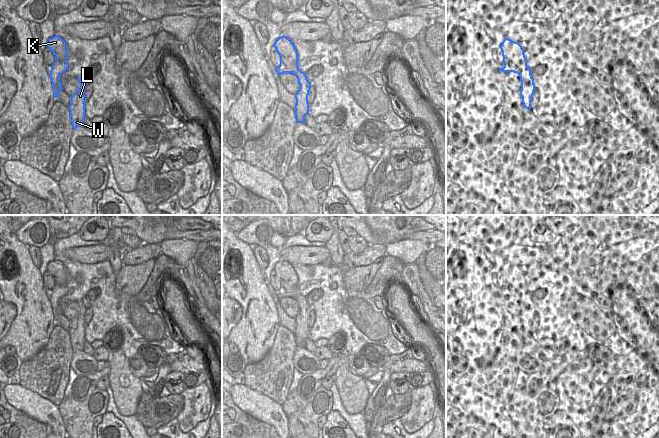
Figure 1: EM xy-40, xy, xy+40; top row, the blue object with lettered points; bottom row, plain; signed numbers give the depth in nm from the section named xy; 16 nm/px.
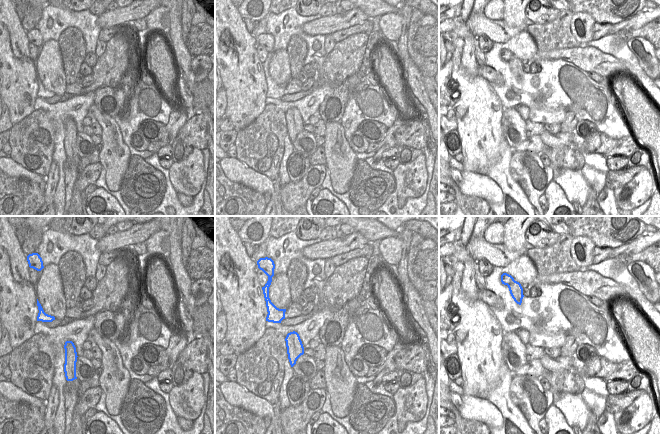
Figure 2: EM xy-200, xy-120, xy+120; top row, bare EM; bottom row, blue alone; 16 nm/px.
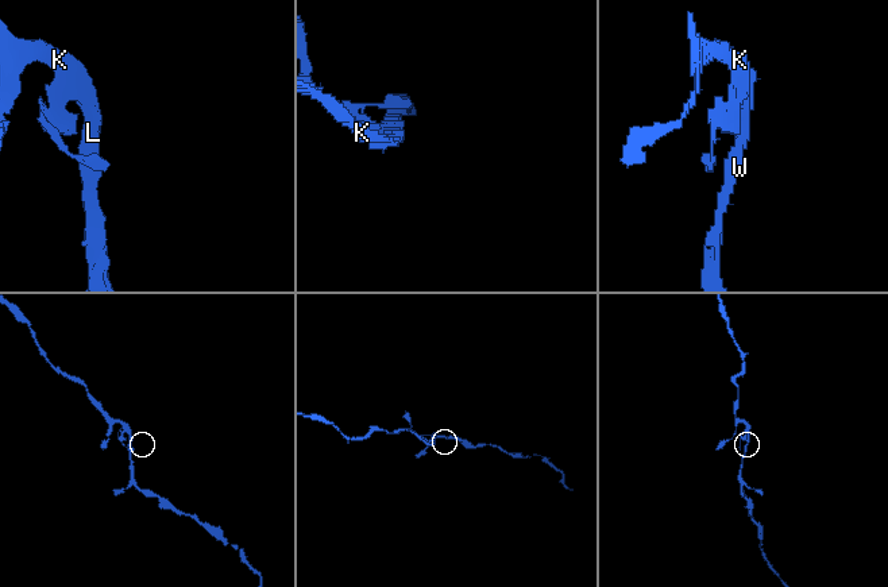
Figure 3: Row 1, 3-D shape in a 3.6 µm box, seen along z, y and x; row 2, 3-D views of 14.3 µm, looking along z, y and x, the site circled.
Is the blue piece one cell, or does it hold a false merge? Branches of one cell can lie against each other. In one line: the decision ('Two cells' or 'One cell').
One cell

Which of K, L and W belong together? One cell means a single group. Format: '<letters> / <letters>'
K L W

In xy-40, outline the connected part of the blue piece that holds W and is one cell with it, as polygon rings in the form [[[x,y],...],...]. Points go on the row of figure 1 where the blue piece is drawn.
[[[77,77],[80,83],[79,89],[71,96],[69,105],[70,118],[73,129],[83,127],[85,119],[85,88],[86,83],[81,77]]]

